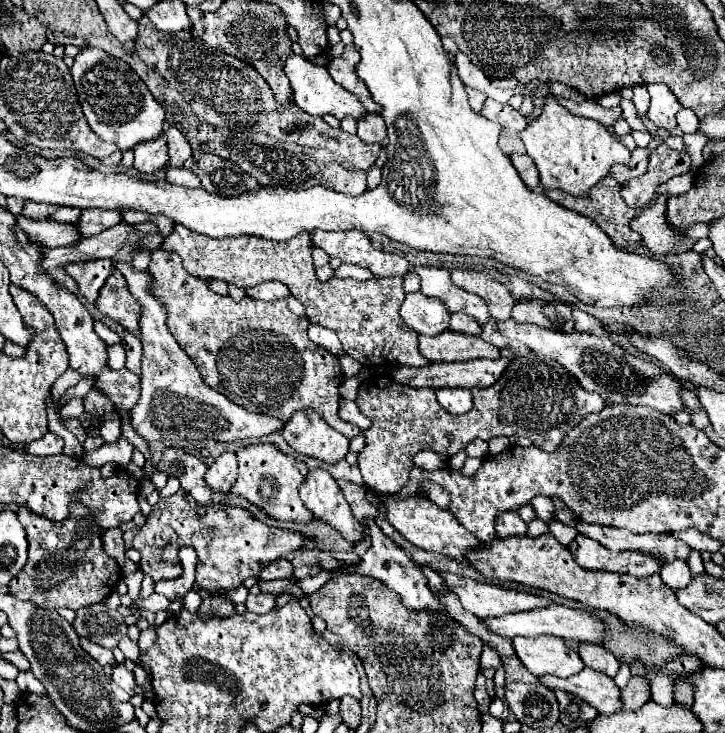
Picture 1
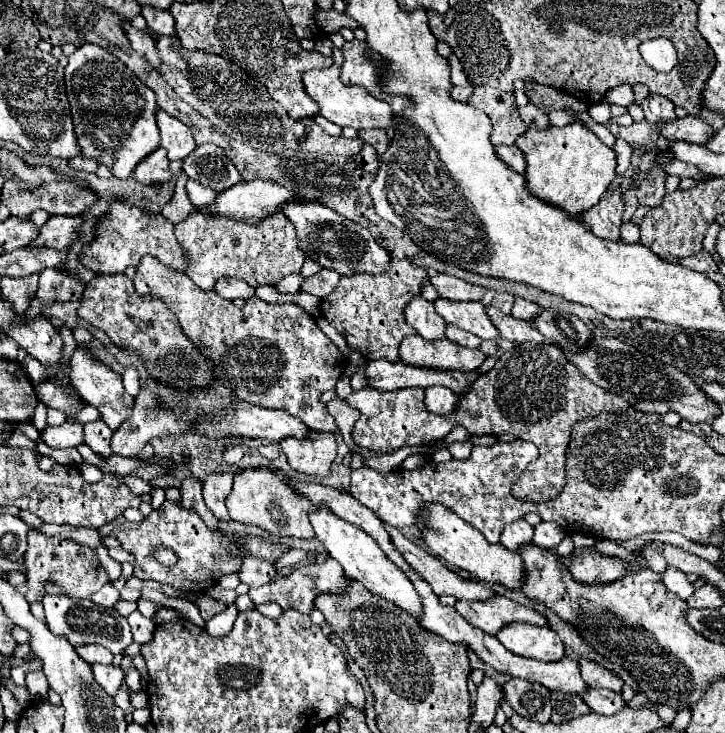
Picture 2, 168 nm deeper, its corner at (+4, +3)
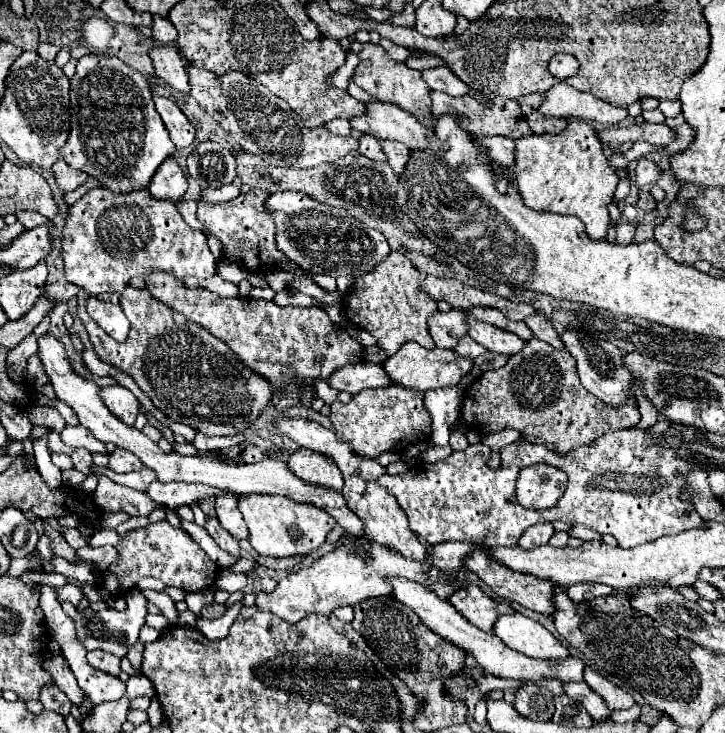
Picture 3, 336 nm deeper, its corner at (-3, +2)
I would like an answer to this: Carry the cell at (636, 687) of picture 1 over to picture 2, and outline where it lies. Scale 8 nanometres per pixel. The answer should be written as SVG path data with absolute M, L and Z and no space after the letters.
M589 689L583 695L583 701L591 707L591 711L599 715L615 715L625 707L621 693L611 693L609 689Z

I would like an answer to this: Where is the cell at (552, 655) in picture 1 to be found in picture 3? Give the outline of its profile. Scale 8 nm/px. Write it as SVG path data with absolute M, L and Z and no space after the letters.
M522 614L498 616L494 622L494 634L512 650L518 650L532 658L566 658L568 650L556 640L540 622Z

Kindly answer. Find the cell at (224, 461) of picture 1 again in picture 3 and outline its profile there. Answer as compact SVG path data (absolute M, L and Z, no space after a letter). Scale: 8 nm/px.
M224 492L222 496L216 498L216 512L218 512L218 520L222 528L230 532L236 540L250 536L248 526L238 510L238 498L234 496L234 492Z

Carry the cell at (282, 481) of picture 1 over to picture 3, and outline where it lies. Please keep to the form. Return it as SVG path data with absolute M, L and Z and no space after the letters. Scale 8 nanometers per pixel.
M248 494L238 502L238 508L250 530L250 544L262 556L288 558L288 556L306 556L318 550L328 532L334 528L336 520L326 514L322 508L310 504L296 504L294 500L272 496L272 494Z

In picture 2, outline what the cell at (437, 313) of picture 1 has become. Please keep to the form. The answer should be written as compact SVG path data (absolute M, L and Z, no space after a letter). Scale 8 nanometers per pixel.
M413 297L405 305L405 321L425 339L435 341L443 339L445 335L445 321L435 313L433 303L425 301L423 297Z

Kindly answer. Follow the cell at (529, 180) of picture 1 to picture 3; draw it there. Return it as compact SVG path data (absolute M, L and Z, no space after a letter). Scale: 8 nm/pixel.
M482 136L474 138L478 146L484 146L488 156L496 162L502 162L502 166L514 166L514 138L506 136Z

